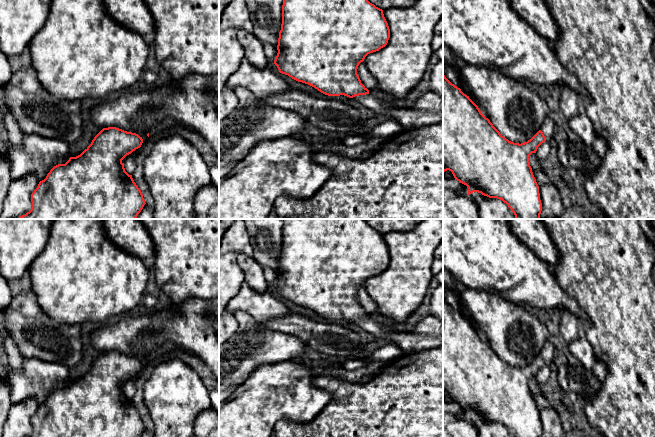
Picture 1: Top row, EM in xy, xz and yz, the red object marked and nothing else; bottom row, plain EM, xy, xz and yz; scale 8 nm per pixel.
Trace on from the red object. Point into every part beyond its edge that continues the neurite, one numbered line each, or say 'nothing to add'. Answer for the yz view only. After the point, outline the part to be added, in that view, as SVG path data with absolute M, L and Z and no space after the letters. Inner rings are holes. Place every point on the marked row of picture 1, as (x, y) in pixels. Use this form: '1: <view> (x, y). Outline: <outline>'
1: yz (547, 128). Outline: M552 114L548 115L545 118L545 120L541 126L541 129L540 129L543 132L546 140L551 140L555 126L556 126L556 123L553 119Z

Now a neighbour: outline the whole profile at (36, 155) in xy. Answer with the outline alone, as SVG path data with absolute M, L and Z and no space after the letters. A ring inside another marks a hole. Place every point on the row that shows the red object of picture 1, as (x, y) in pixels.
M23 133L21 144L7 141L7 159L12 180L34 175L40 182L54 166L65 164L70 157L68 144L60 139Z

